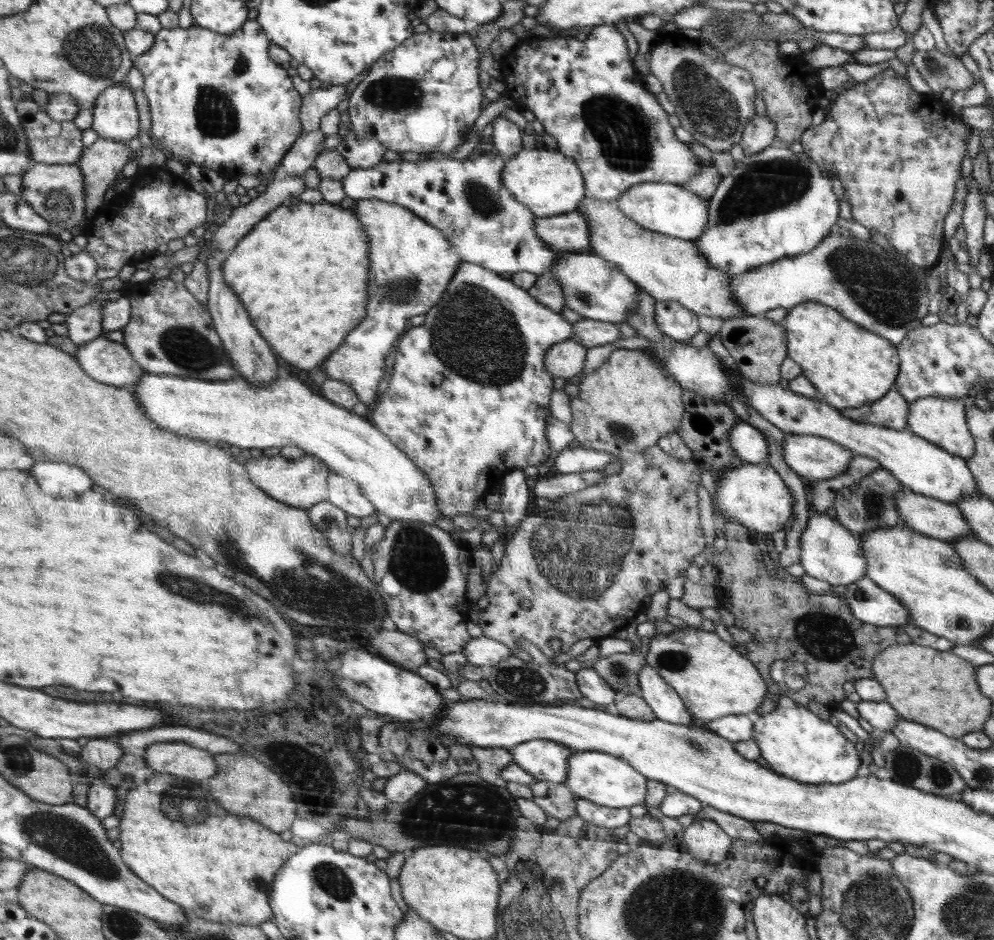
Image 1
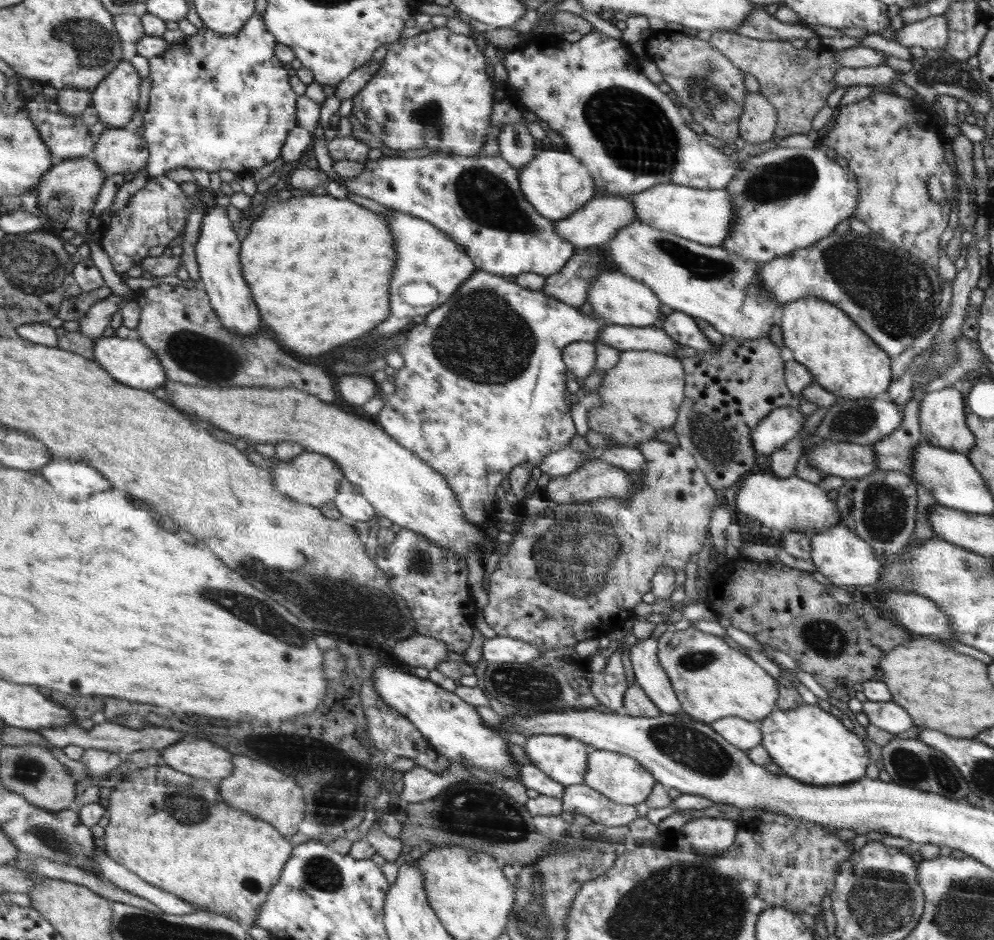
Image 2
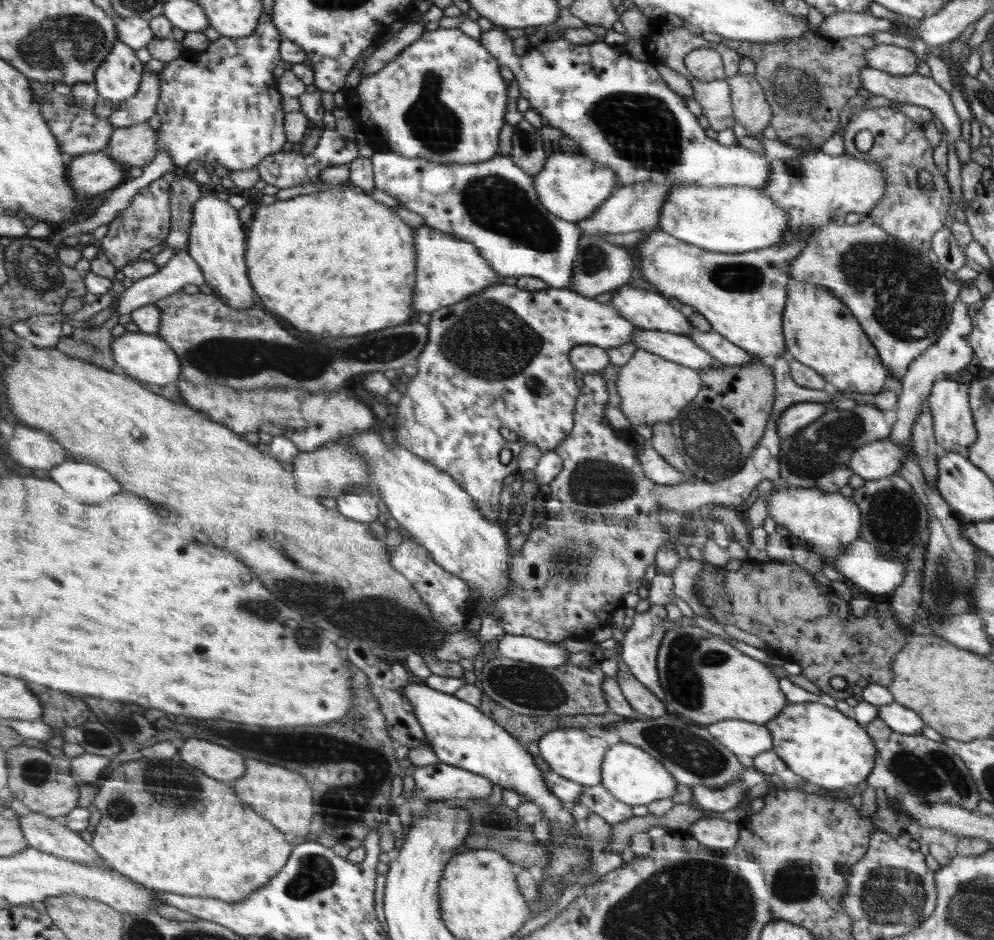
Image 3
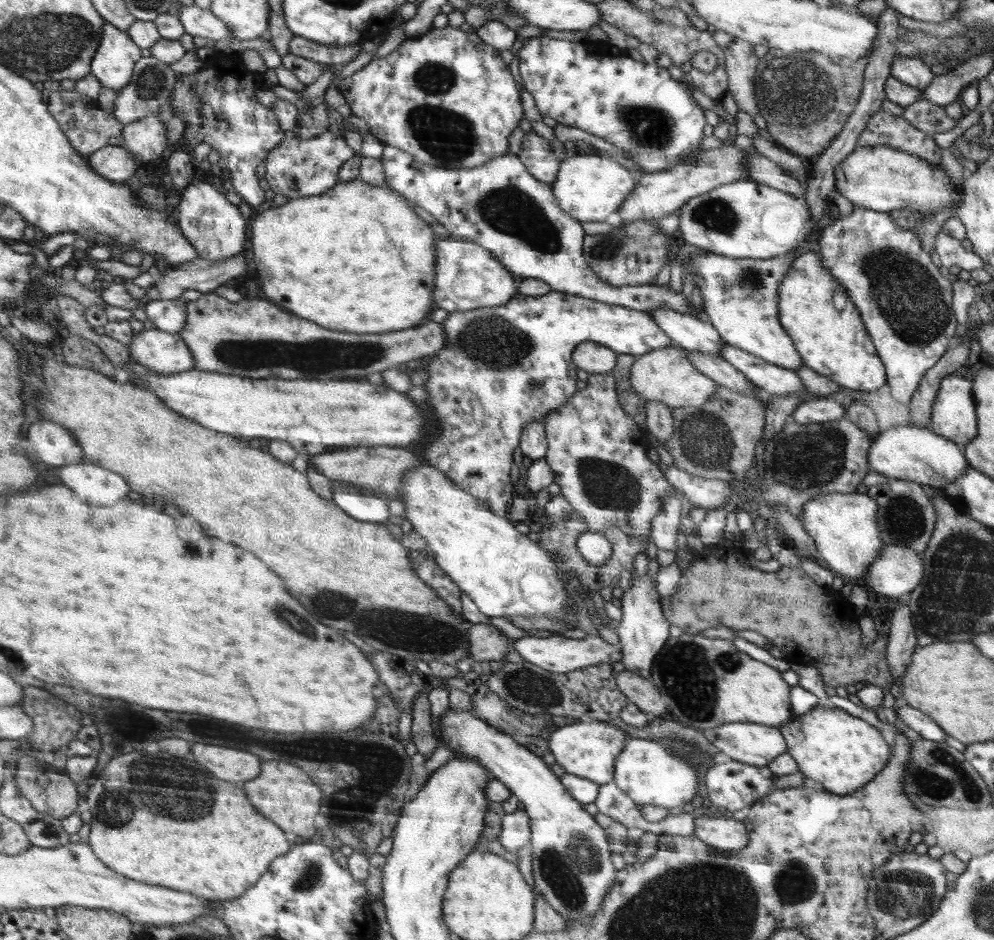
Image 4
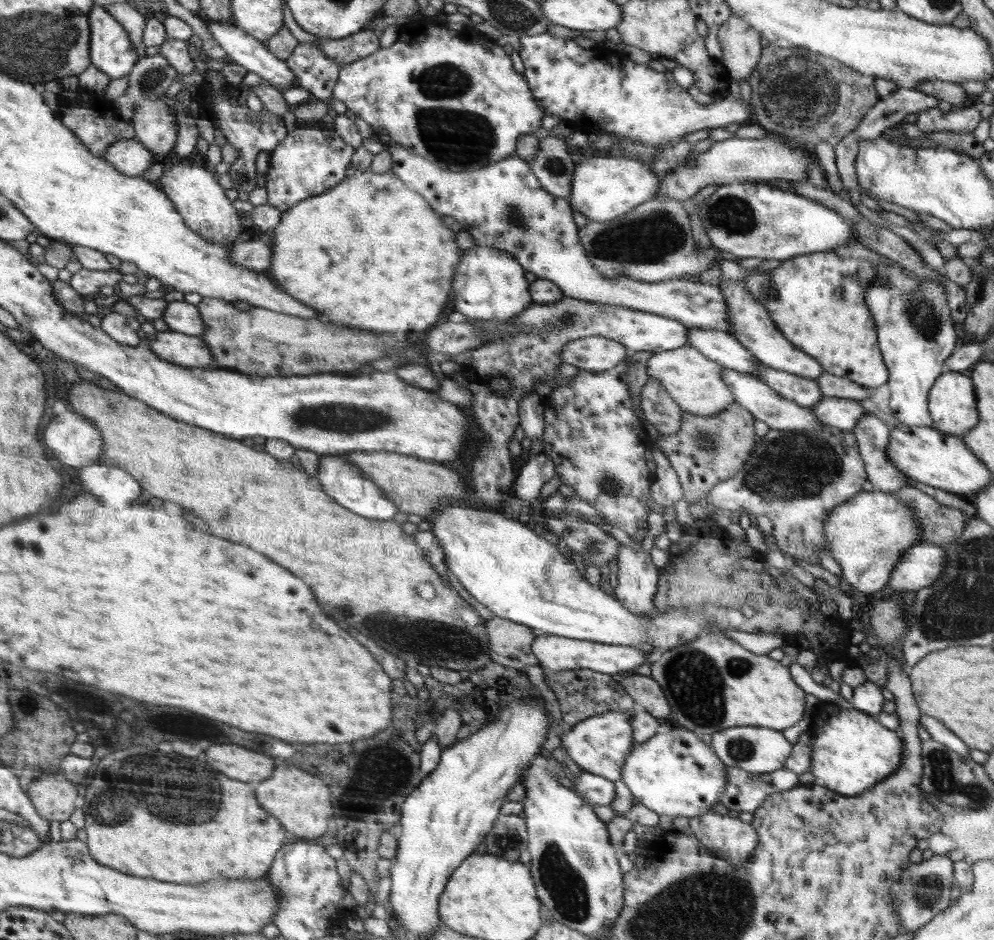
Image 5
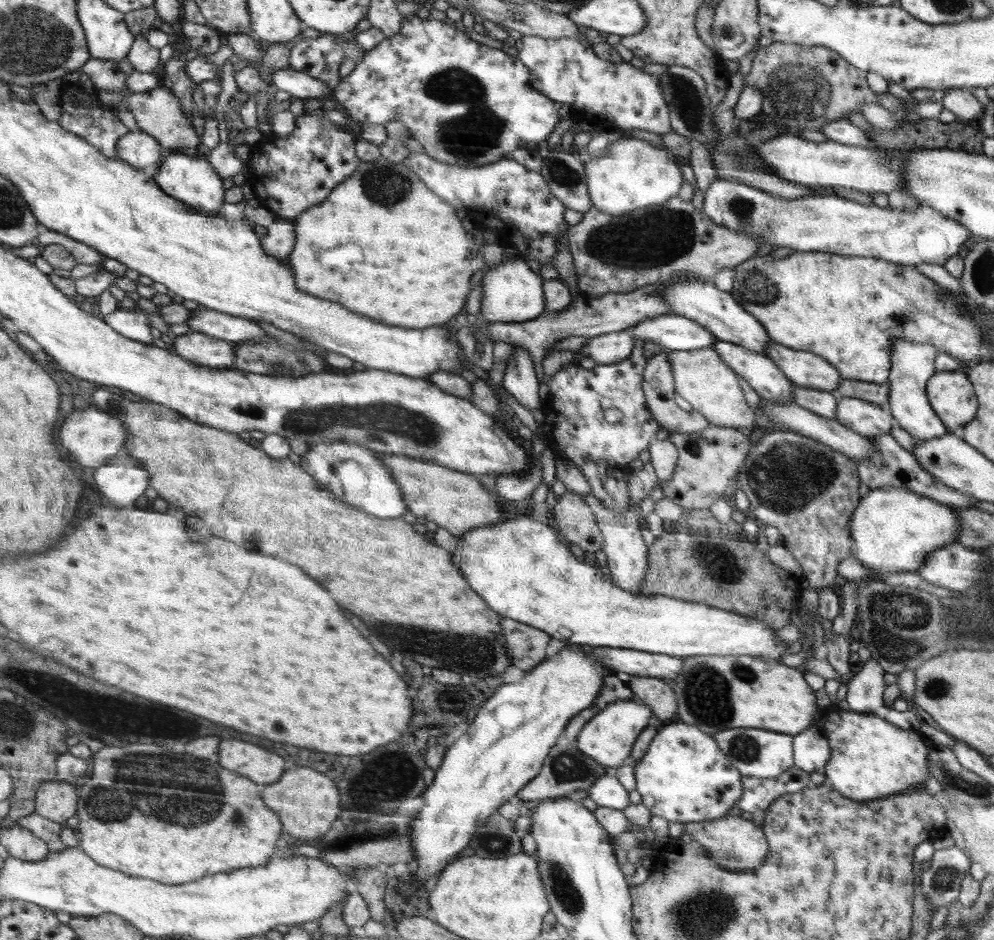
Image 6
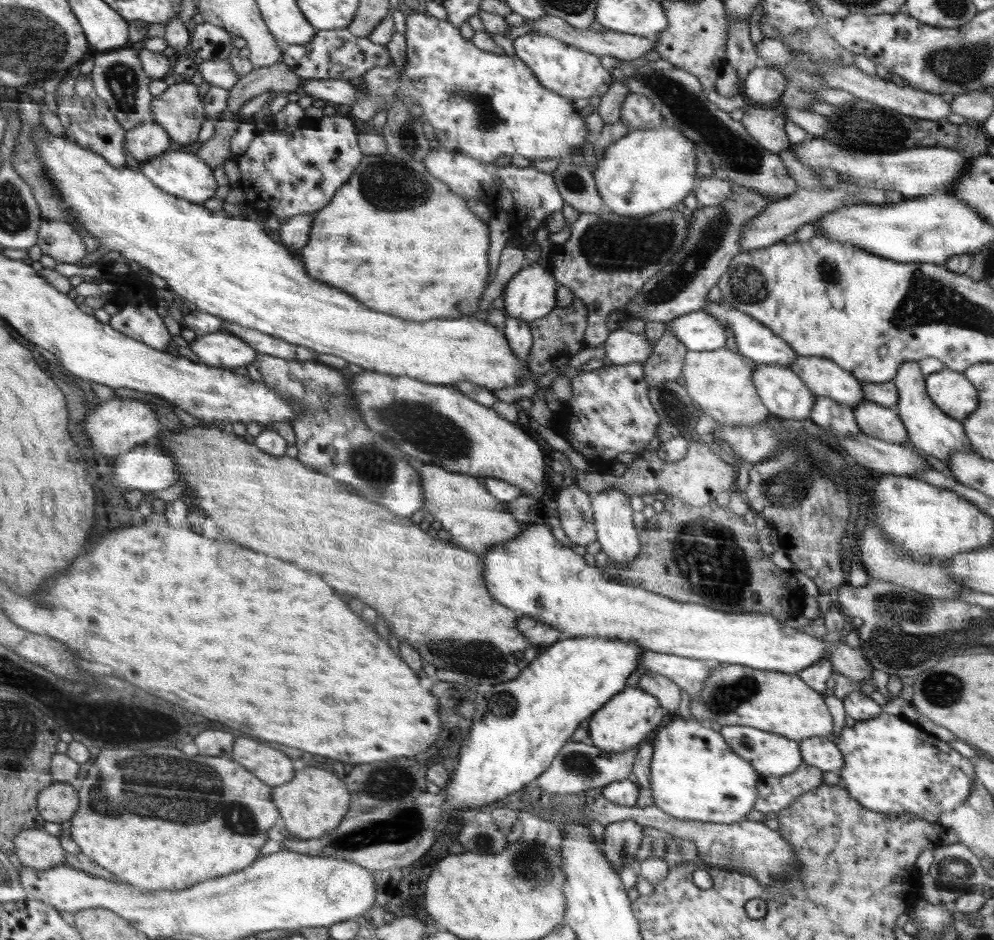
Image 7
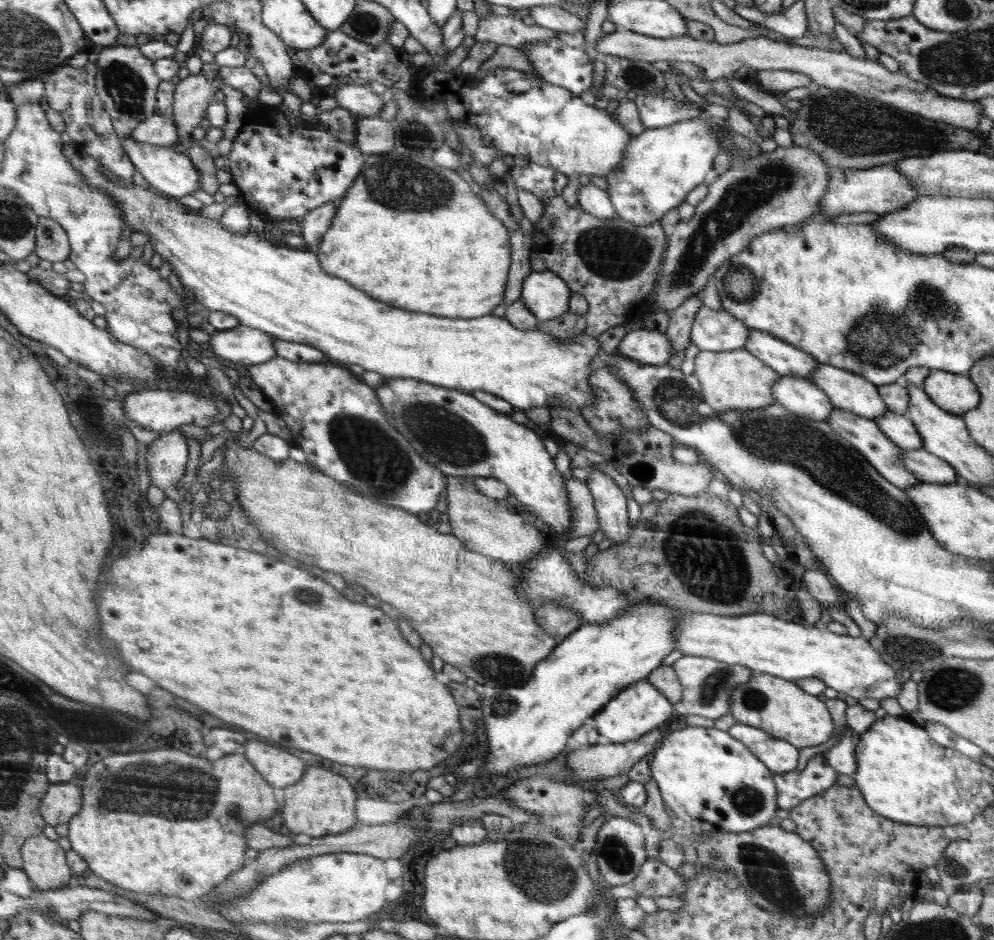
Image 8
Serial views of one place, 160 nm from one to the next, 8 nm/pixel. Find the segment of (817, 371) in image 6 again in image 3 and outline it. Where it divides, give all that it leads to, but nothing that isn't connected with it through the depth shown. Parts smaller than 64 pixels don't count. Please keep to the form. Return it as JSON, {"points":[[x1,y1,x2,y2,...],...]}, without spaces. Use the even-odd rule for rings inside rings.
{"points":[[805,228,801,231,800,238,792,244,732,254,709,251,695,244,685,243,664,231,650,231,635,247,636,252,639,252,640,277,652,284,654,290,663,297,677,298,678,302,692,306,696,312,704,315,711,324,712,331,725,336,736,346,771,360,778,355,784,355,787,350,783,332,783,311,787,304,790,266,802,254,811,234,811,228]]}

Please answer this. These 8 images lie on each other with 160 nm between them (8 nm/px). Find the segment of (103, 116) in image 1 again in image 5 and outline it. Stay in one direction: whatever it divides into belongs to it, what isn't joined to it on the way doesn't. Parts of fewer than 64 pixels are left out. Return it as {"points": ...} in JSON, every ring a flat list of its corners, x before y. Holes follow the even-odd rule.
{"points":[[97,3,90,18,93,64,114,79,129,76,140,61,131,33,105,5]]}

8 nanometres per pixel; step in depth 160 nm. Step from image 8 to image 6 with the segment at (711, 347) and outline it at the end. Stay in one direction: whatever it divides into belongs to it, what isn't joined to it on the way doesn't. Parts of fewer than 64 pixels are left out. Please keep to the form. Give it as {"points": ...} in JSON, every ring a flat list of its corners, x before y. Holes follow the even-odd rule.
{"points":[[673,313,644,319,630,329,634,340,651,340,670,351,695,351,712,347,718,342,715,333,698,321]]}

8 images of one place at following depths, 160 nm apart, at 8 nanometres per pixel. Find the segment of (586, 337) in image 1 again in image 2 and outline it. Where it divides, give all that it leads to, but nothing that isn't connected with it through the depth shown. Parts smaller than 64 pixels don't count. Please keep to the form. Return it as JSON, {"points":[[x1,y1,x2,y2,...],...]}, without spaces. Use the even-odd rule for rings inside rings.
{"points":[[608,322,600,340,596,342,609,344,618,350,649,350,670,355,680,344,672,340,659,326,628,326]]}

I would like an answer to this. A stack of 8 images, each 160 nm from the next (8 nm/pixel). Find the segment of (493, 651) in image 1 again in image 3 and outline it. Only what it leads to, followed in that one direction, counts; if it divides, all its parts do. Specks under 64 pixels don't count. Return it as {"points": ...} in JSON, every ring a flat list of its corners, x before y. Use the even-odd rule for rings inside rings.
{"points":[[505,633,498,641,500,657,530,664,557,667,567,659,567,649,563,643,538,640,531,636,516,636]]}

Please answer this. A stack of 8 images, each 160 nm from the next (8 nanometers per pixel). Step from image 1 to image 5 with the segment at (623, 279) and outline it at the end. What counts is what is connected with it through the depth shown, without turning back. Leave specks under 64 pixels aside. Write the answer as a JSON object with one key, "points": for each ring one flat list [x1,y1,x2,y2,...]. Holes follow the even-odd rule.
{"points":[[694,327,688,329,690,329,690,336,688,336,687,346,718,361,726,369,757,376,755,372,762,364,751,352,748,352,746,345,738,338,719,330]]}

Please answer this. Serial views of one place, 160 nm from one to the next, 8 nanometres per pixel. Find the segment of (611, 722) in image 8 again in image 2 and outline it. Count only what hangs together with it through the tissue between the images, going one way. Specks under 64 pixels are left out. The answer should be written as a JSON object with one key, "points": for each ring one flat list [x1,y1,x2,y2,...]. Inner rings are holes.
{"points":[[544,733,528,736,523,747,532,765,566,787,584,782,588,768,588,755,595,749,582,740,576,740,576,737]]}

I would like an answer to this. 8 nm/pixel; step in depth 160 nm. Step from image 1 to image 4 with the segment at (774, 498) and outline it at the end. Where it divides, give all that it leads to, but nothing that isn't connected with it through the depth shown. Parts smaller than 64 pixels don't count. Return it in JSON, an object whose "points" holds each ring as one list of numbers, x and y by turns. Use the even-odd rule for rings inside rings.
{"points":[[860,493,820,495,804,504,802,509,799,521,814,539,821,562,836,575,861,583,884,545,883,530,878,522,878,503,874,497]]}

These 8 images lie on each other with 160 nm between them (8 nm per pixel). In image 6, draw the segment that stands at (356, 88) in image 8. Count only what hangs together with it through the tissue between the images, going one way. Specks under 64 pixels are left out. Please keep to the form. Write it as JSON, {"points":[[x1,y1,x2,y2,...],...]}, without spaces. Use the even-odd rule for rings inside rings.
{"points":[[290,67,274,71,271,74,271,81,276,88,285,90,291,96,300,99,324,97,326,94,333,94,334,90,321,80]]}

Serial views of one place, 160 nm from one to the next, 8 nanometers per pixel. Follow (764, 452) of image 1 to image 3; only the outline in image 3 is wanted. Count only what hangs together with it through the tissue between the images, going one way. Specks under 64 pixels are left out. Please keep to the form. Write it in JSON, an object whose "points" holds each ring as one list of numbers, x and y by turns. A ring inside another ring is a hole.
{"points":[[800,402,792,404,780,414,779,422,776,422,776,429,779,429,776,435,779,435,782,440,815,422,826,412,828,411,822,403]]}

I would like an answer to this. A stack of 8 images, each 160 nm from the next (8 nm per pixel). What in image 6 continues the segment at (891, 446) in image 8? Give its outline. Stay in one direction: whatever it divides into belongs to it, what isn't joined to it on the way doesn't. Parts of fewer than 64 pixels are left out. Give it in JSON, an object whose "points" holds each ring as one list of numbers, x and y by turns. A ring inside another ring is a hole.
{"points":[[794,384,792,393,795,394,794,403,813,414,836,421,836,410,839,399,834,398,830,392,824,390,806,388]]}

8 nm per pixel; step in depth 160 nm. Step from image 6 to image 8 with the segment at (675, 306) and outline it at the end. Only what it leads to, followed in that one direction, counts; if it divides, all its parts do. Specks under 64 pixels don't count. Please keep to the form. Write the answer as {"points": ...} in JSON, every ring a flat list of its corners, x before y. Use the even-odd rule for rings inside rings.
{"points":[[751,329,750,338,744,348,771,365,781,376,810,380,821,364,810,352,781,337,756,329]]}

